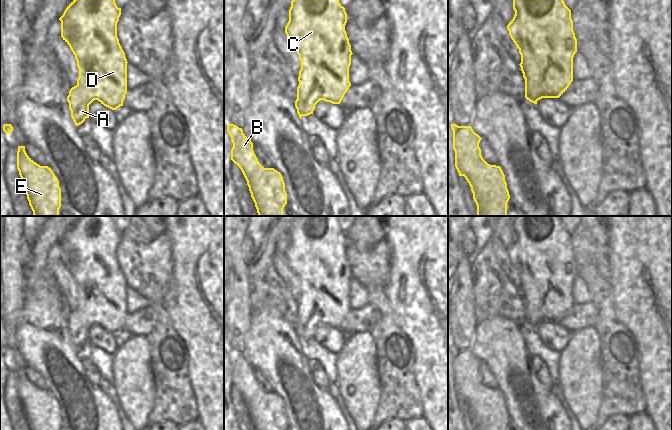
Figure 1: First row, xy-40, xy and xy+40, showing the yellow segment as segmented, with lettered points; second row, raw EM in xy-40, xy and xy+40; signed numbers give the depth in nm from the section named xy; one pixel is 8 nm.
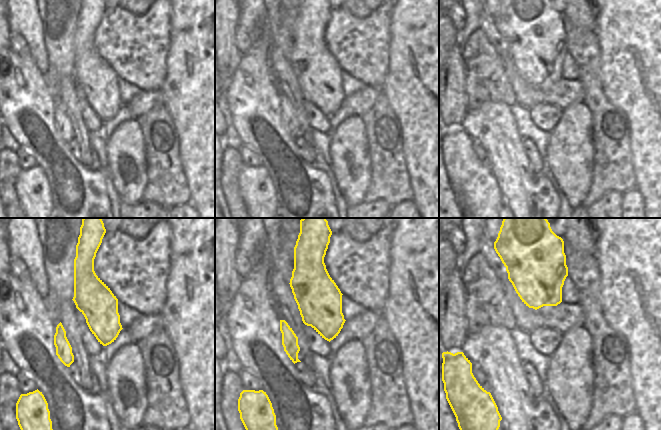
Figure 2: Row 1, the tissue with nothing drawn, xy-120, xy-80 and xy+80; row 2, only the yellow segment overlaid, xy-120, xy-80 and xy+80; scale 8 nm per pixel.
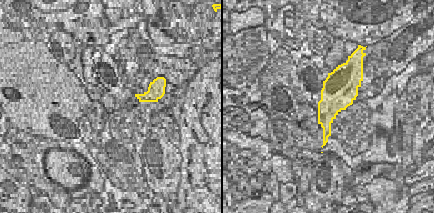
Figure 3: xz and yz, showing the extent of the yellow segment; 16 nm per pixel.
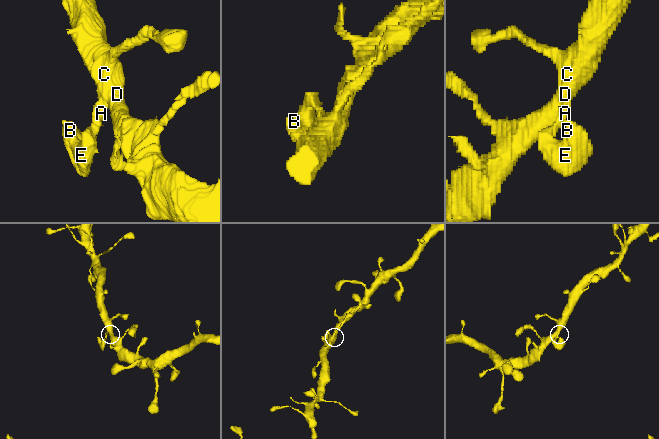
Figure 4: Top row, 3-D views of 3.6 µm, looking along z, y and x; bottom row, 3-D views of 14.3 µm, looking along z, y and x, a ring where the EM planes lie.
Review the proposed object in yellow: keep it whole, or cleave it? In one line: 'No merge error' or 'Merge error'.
No merge error.

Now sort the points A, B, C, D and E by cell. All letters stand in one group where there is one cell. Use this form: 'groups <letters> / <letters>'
groups A B C D E

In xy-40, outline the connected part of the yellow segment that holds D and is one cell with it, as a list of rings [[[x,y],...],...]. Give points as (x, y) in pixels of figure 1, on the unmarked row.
[[[82,216],[65,233],[59,242],[61,261],[75,279],[79,301],[77,309],[67,320],[71,341],[76,350],[89,342],[89,329],[98,324],[116,334],[123,330],[127,317],[127,283],[117,261],[117,247],[121,239],[110,216]]]

